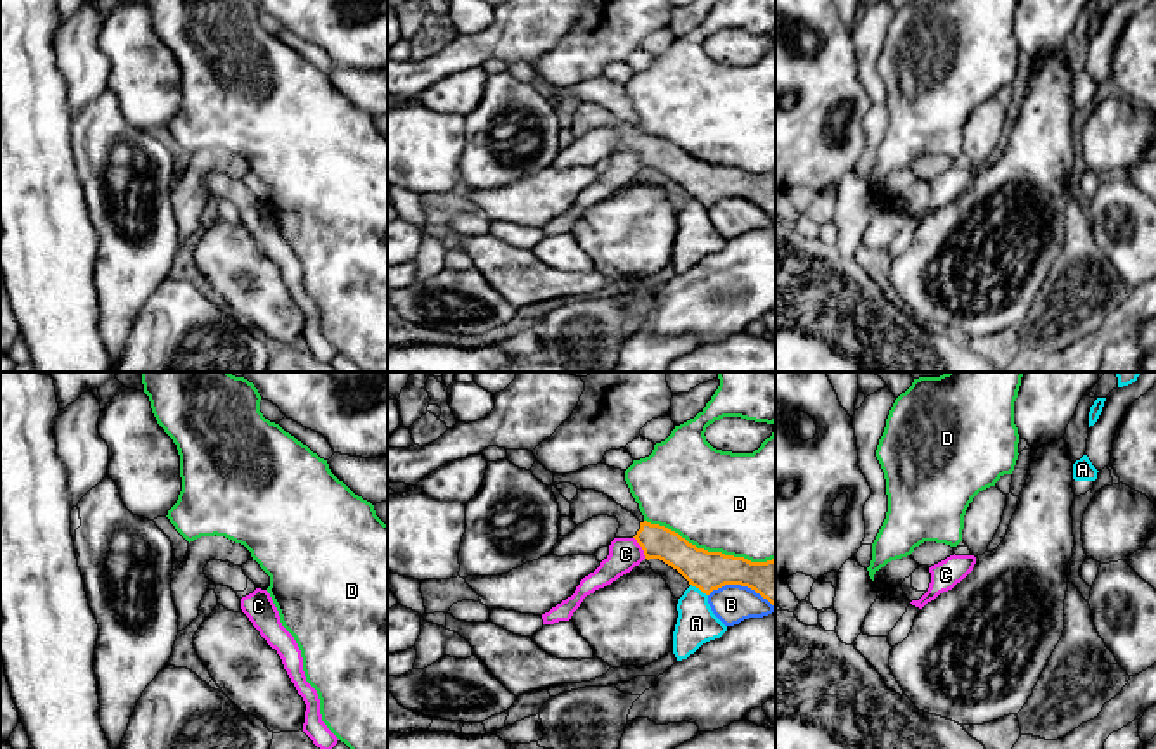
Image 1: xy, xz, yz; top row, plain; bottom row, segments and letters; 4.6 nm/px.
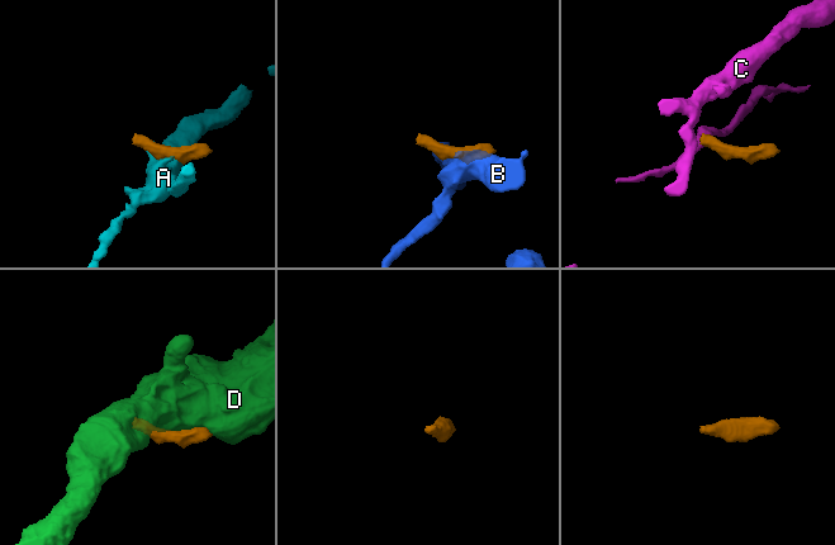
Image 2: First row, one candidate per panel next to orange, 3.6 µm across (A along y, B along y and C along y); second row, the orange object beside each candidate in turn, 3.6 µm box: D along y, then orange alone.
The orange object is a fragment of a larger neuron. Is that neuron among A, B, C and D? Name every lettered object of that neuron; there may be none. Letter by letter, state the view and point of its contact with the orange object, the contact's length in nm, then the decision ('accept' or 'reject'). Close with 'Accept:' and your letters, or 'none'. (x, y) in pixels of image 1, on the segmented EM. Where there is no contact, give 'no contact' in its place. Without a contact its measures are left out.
A: xz (700, 588) | 100 nm | reject
B: xz (741, 585) | 300 nm | reject
C: xz (641, 545) | 120 nm | reject
D: xz (710, 552) | 650 nm | reject
Accept: none

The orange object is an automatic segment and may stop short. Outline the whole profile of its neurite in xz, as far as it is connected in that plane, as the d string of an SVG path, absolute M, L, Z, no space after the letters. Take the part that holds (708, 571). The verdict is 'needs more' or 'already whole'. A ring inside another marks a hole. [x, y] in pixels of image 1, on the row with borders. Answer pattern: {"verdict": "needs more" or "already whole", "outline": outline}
{"verdict": "needs more", "outline": "M578 490L569 503L569 517L576 526L597 515L616 517L620 522L616 538L635 538L647 560L663 560L706 595L725 585L741 585L775 605L775 559L751 562L744 557L697 548L665 526L640 522L632 512L595 490Z"}

